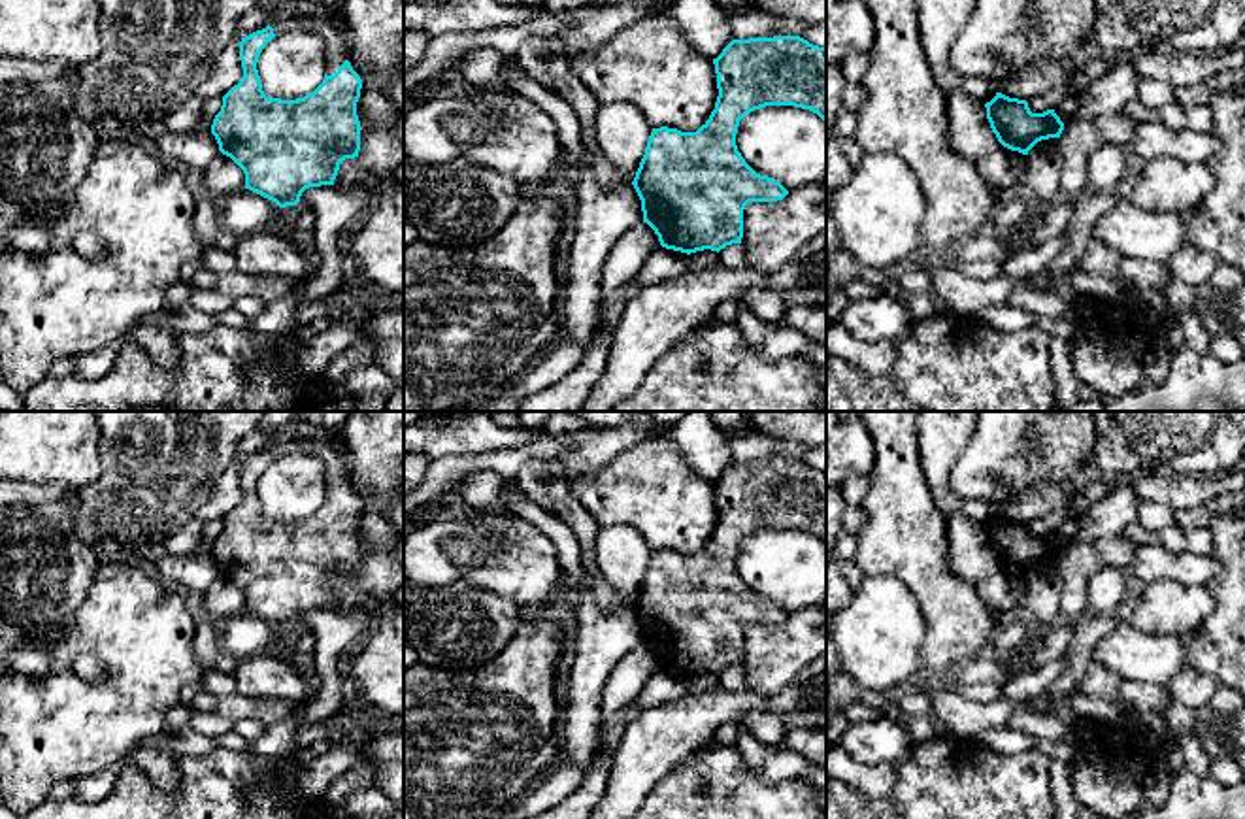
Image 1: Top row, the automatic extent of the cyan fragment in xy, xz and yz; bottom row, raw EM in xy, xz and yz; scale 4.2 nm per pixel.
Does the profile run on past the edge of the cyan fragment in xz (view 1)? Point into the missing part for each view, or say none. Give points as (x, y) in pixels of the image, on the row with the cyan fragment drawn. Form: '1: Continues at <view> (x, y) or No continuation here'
1: No continuation here

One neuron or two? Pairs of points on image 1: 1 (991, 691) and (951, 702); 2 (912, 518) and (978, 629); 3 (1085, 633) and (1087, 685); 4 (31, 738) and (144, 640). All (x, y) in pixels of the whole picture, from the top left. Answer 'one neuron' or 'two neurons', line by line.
1: two neurons
2: one neuron
3: two neurons
4: one neuron

